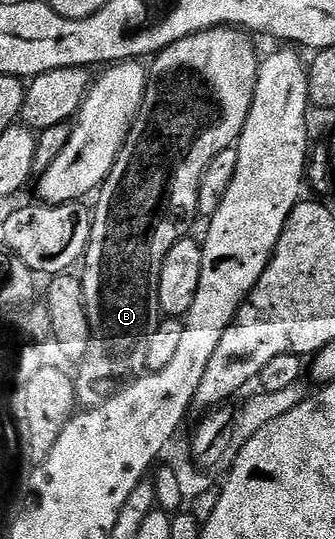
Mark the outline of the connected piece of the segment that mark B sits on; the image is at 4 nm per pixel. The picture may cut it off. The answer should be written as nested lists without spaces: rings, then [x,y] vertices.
[[[213,27],[207,31],[201,31],[195,35],[184,37],[153,56],[149,64],[146,77],[146,92],[134,118],[134,124],[130,132],[126,134],[126,141],[122,145],[122,152],[118,154],[118,160],[112,165],[108,177],[97,192],[98,204],[93,204],[92,218],[90,220],[90,240],[86,246],[86,254],[80,264],[80,278],[82,281],[82,308],[86,311],[88,325],[90,326],[90,344],[86,350],[86,356],[77,364],[78,371],[74,375],[74,388],[78,394],[78,403],[83,408],[99,407],[105,399],[117,395],[127,383],[147,374],[146,362],[148,361],[148,340],[151,339],[154,328],[160,319],[158,309],[158,282],[160,281],[160,269],[164,263],[164,257],[168,257],[168,249],[176,245],[181,239],[191,234],[190,226],[194,219],[199,218],[198,194],[200,193],[200,181],[208,169],[208,165],[224,149],[235,146],[238,138],[242,136],[244,125],[248,121],[248,113],[252,109],[252,101],[258,84],[258,64],[260,55],[254,52],[254,43],[247,32],[237,27]]]

